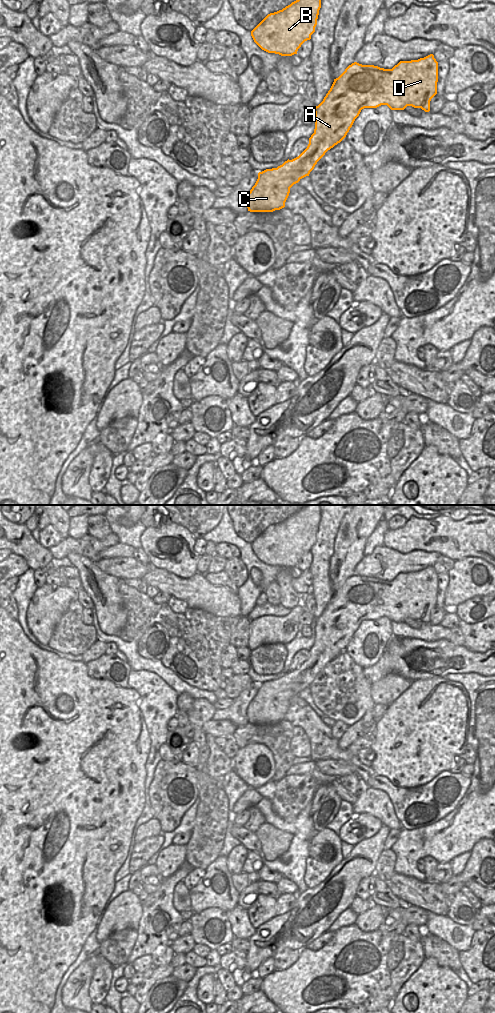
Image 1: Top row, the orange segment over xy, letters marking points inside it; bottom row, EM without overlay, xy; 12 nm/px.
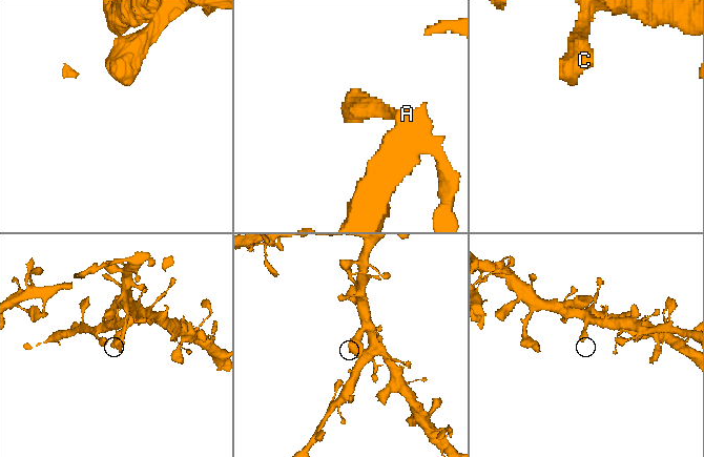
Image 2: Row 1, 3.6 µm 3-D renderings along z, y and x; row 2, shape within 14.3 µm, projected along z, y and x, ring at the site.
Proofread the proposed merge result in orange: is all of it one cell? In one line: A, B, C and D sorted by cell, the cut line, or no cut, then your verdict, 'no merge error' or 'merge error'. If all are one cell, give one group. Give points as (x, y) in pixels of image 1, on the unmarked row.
groups A B C D; cut none; no merge error

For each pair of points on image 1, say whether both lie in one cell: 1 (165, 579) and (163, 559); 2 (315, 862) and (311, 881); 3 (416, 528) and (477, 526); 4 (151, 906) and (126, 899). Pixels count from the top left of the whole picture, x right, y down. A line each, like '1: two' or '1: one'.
1: two
2: one
3: one
4: two

